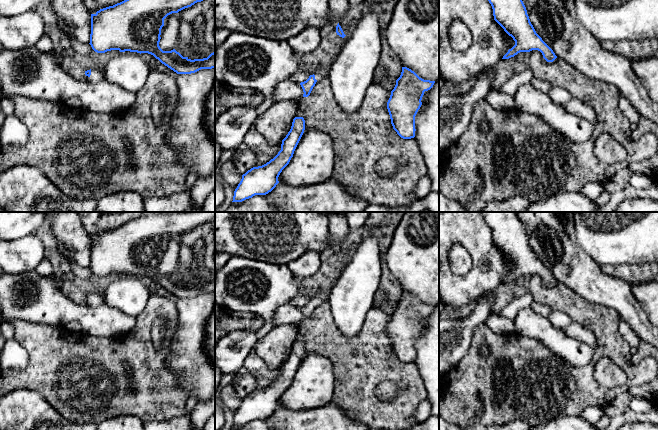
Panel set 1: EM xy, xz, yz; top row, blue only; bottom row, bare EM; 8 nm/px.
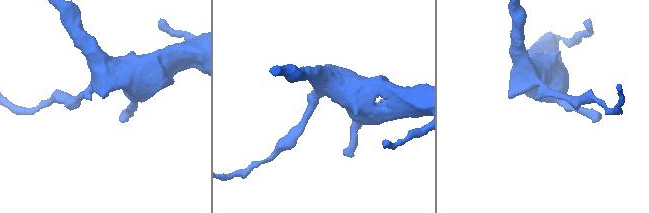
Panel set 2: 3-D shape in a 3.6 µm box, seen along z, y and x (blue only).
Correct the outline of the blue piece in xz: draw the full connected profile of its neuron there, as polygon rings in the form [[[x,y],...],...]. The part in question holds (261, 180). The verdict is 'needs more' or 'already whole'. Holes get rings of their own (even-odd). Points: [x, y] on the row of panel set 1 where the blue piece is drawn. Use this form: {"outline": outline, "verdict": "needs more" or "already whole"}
{"outline": [[[295,117],[290,131],[282,140],[281,150],[266,164],[253,167],[242,175],[242,179],[234,191],[232,202],[242,202],[255,195],[266,195],[271,192],[279,183],[280,173],[293,157],[304,130],[304,118]]], "verdict": "already whole"}

